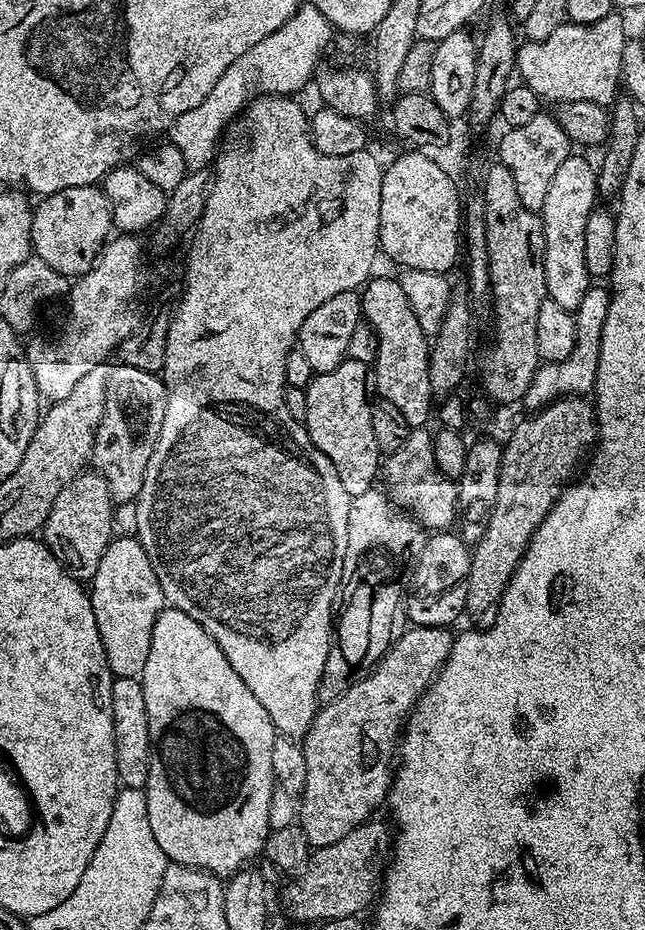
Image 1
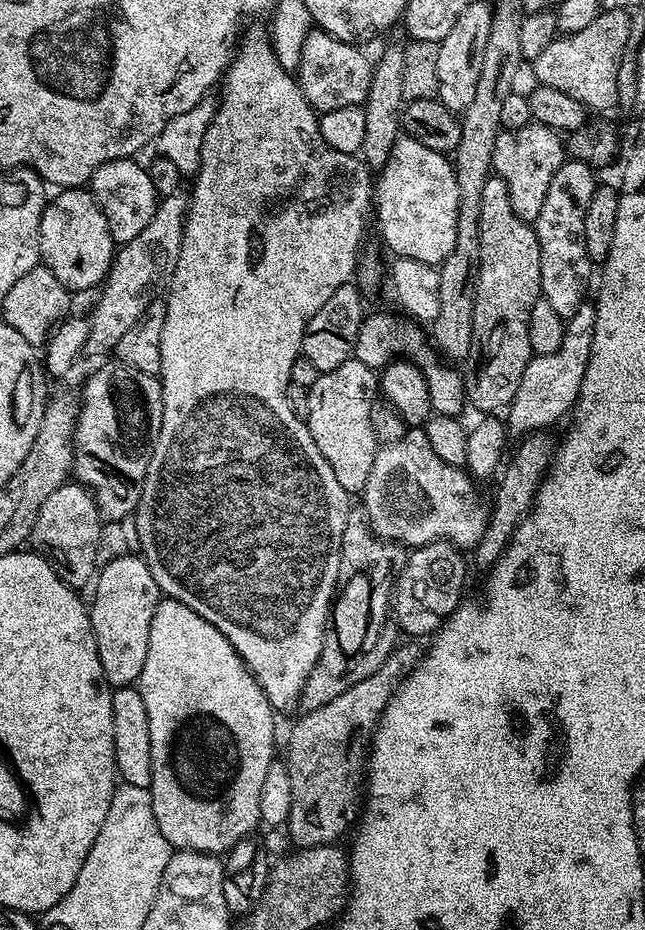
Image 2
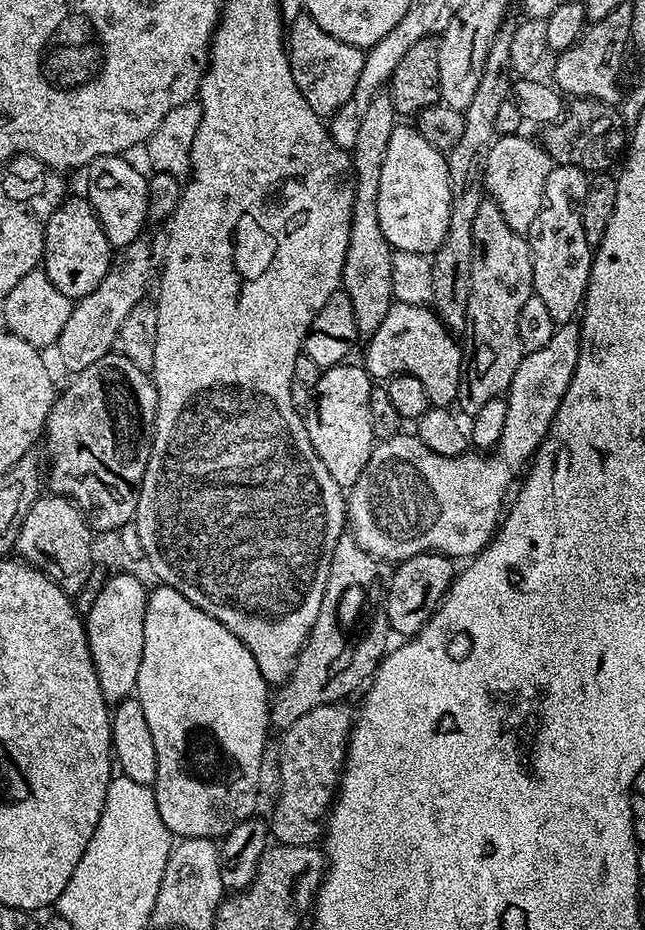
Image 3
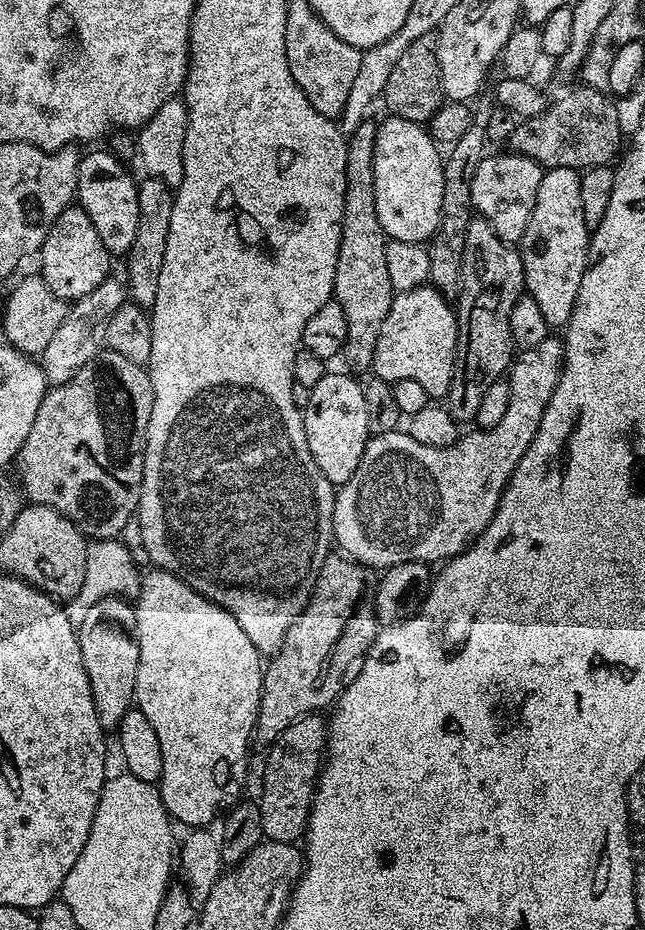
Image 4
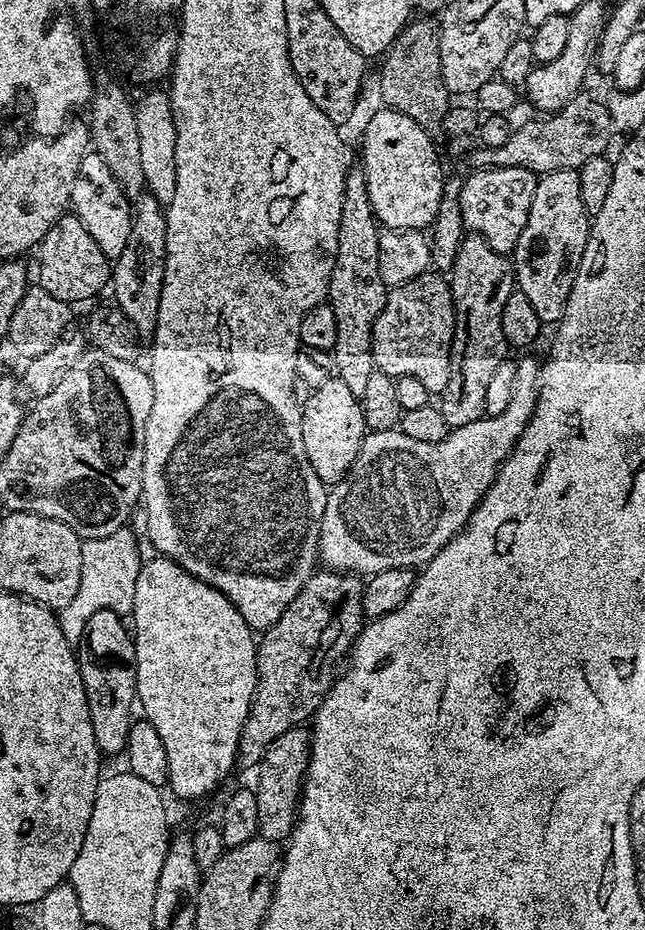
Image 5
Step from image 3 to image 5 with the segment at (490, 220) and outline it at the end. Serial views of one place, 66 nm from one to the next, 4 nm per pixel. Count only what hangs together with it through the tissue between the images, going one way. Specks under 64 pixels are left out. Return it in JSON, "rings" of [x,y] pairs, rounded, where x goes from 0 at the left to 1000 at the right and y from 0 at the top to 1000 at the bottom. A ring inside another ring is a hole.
{"rings":[[[726,252],[704,277],[698,304],[707,330],[707,358],[701,365],[698,411],[691,411],[691,419],[681,423],[679,438],[696,461],[704,461],[750,447],[753,415],[791,378],[778,359],[778,329],[784,329],[784,320],[791,320],[800,310],[800,299],[794,281],[783,272],[767,271],[753,256]]]}

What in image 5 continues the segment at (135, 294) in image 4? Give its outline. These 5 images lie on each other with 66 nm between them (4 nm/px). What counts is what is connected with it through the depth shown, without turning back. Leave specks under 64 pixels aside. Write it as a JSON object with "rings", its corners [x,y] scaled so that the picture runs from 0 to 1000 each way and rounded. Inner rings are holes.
{"rings":[[[223,209],[209,216],[205,242],[202,243],[202,256],[195,256],[195,269],[177,281],[177,287],[171,292],[171,310],[180,313],[178,330],[202,342],[202,346],[209,351],[212,358],[219,362],[234,362],[242,355],[245,346],[245,325],[251,316],[251,303],[254,302],[254,270],[257,269],[257,234],[254,229],[256,220],[245,217],[245,213]]]}

